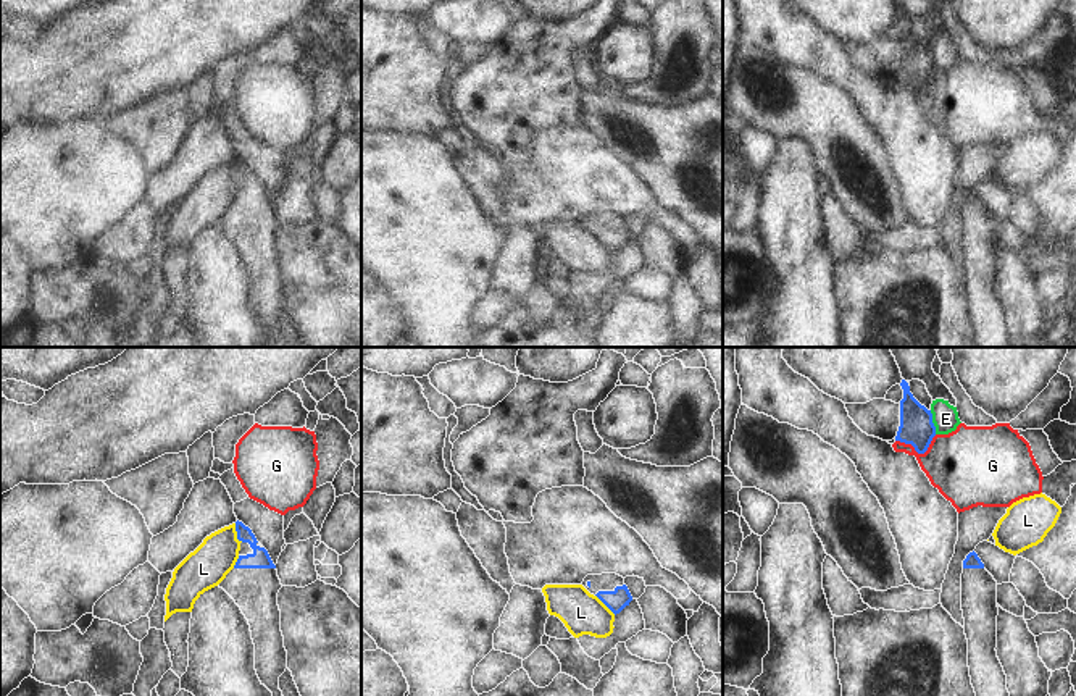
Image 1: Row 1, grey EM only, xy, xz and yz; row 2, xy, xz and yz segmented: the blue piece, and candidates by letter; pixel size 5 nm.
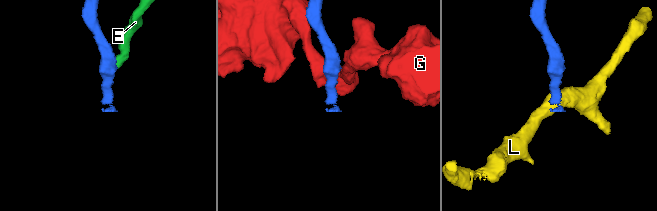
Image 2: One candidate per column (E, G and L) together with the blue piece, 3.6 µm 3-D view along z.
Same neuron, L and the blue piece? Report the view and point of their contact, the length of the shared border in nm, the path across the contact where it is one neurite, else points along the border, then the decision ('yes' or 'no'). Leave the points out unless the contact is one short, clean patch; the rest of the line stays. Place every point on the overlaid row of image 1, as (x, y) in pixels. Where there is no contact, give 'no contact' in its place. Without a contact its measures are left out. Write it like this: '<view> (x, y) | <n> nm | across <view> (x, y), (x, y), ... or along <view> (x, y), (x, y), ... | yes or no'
xy (237, 533) | 100 nm | along xy (234, 524), (236, 535), (242, 541) | no

